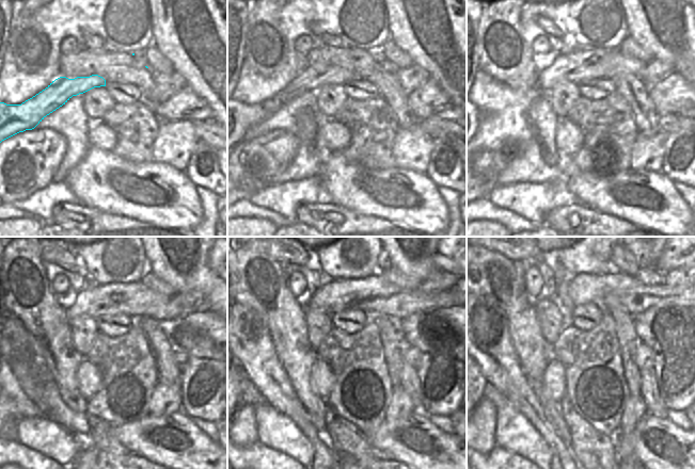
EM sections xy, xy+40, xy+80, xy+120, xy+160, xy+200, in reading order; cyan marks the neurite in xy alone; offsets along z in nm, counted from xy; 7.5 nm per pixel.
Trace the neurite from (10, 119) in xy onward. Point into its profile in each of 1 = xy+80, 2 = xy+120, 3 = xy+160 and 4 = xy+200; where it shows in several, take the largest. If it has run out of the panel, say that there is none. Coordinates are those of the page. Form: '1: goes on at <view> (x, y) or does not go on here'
1: goes on at xy+80 (582, 64)
2: goes on at xy+120 (135, 300)
3: goes on at xy+160 (374, 295)
4: goes on at xy+200 (635, 296)

